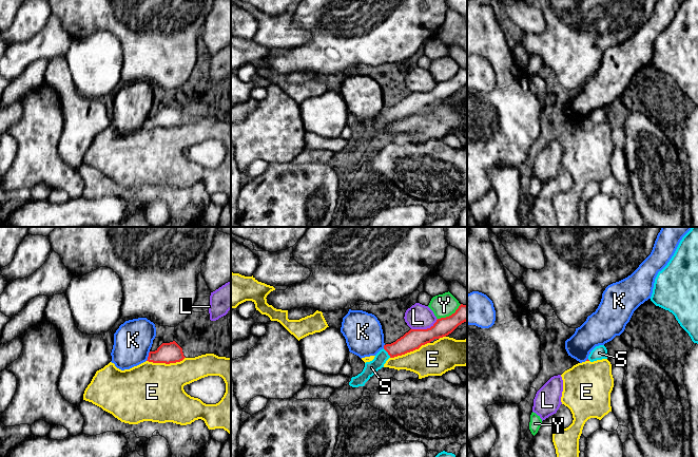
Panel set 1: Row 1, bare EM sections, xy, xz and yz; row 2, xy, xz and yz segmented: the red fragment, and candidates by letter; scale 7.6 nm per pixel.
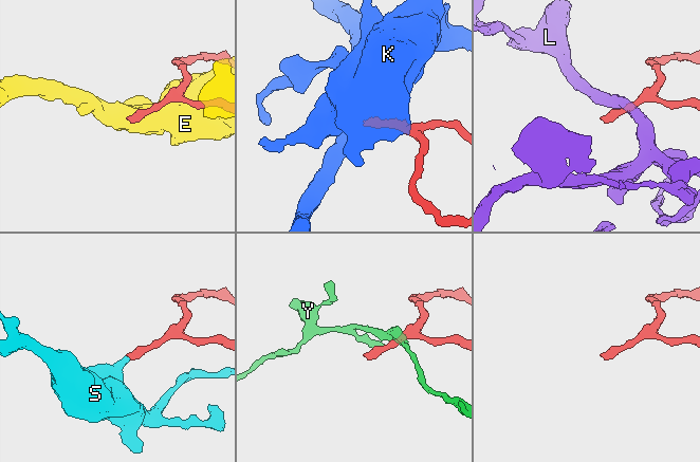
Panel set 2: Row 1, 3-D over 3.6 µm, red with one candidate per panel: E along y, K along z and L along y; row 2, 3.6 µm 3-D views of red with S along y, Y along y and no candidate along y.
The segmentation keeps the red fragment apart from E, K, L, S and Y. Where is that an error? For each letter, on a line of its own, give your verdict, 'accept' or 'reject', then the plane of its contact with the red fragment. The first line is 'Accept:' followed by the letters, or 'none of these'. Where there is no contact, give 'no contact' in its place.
Accept: S
E: reject; contact in xz
K: reject; contact in xy
L: reject; contact in xz
S: accept; contact in xz
Y: reject; contact in xz

